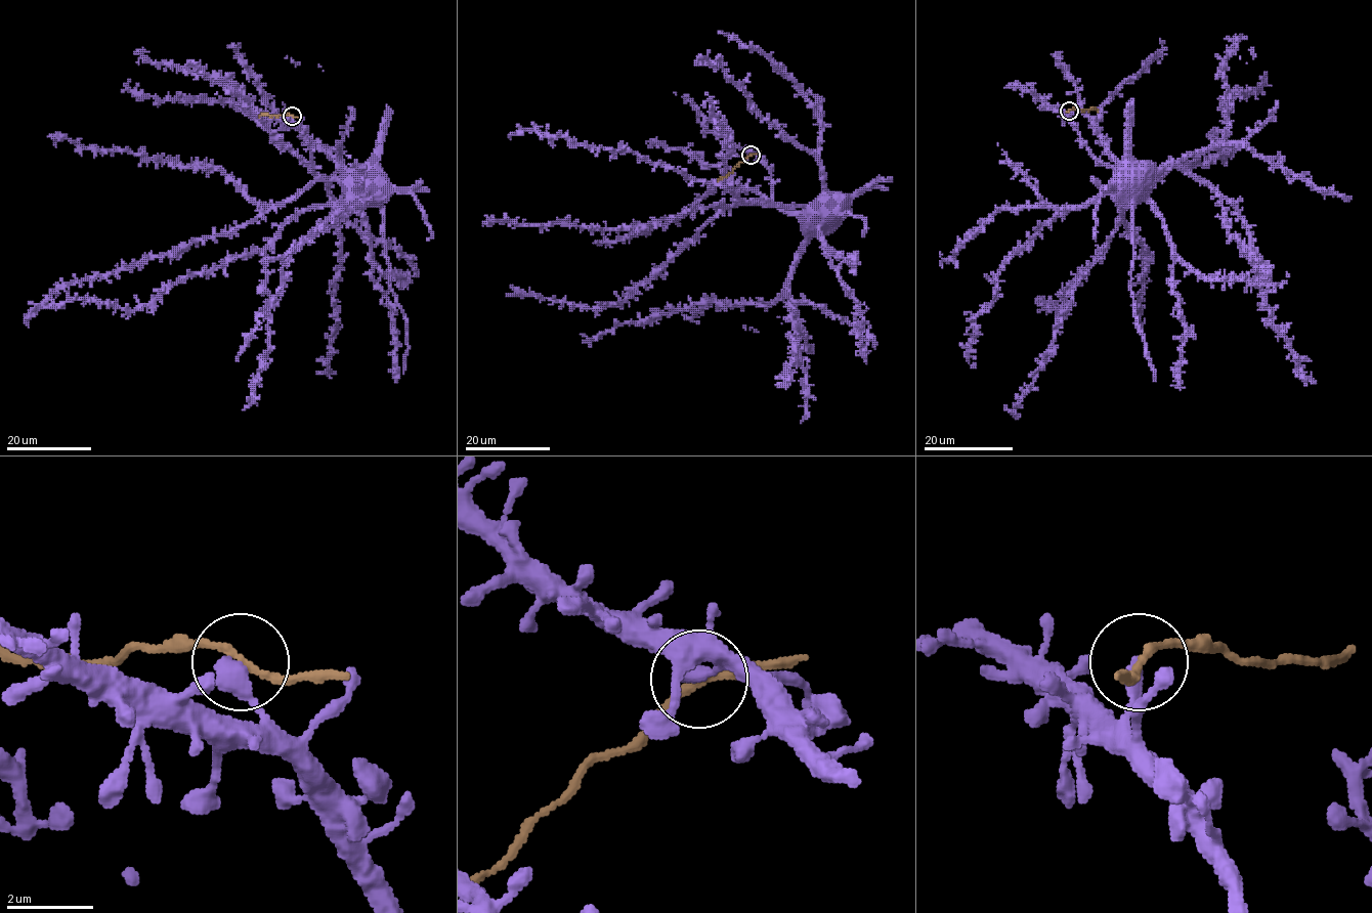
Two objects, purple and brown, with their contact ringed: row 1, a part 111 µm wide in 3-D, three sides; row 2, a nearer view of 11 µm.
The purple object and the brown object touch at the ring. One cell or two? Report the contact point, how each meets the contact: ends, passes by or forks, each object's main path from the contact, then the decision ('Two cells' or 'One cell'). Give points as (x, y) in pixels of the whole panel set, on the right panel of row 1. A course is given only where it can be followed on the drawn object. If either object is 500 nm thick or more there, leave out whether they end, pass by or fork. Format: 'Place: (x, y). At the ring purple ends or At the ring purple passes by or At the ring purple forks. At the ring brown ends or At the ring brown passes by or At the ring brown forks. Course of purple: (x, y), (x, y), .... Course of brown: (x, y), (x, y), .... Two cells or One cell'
Place: (1069, 111). At the ring purple ends. At the ring brown passes by. Course of purple: (1069, 111), (1068, 119), (1084, 145), (1130, 179), (1119, 224), (1066, 288), (1060, 313), (1044, 306), (1053, 300). Course of brown: (1069, 111), (1094, 107), (1098, 112). Two cells

